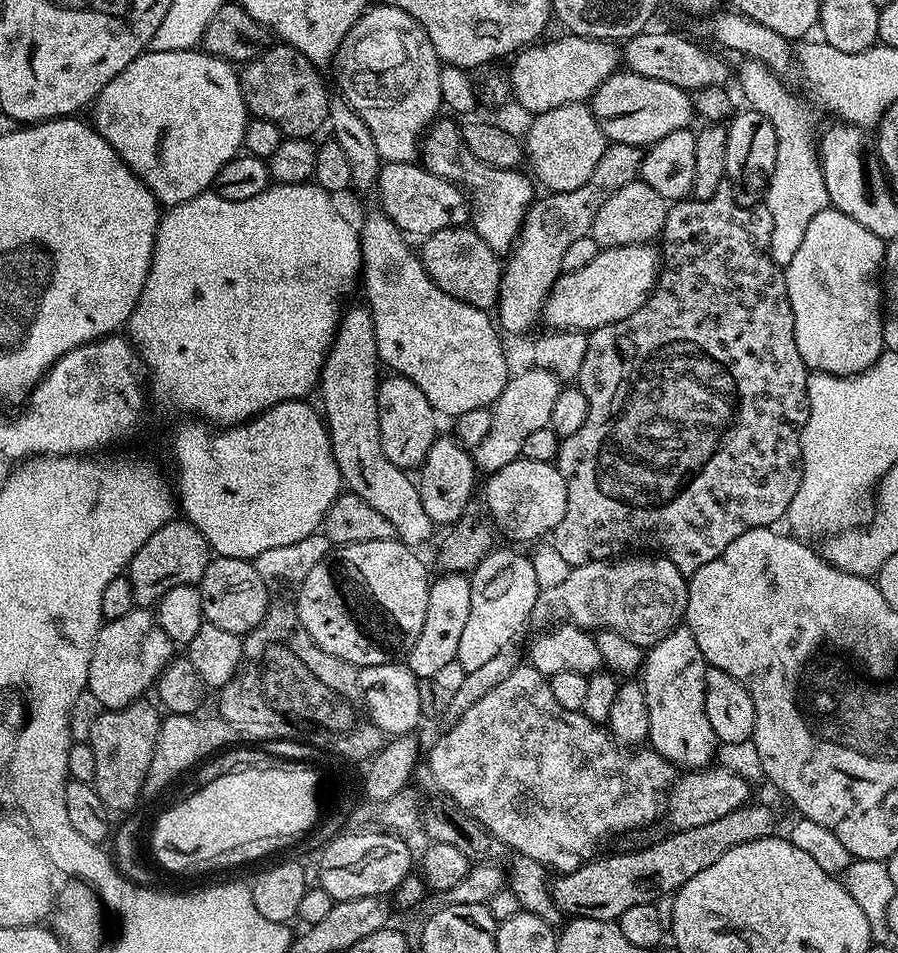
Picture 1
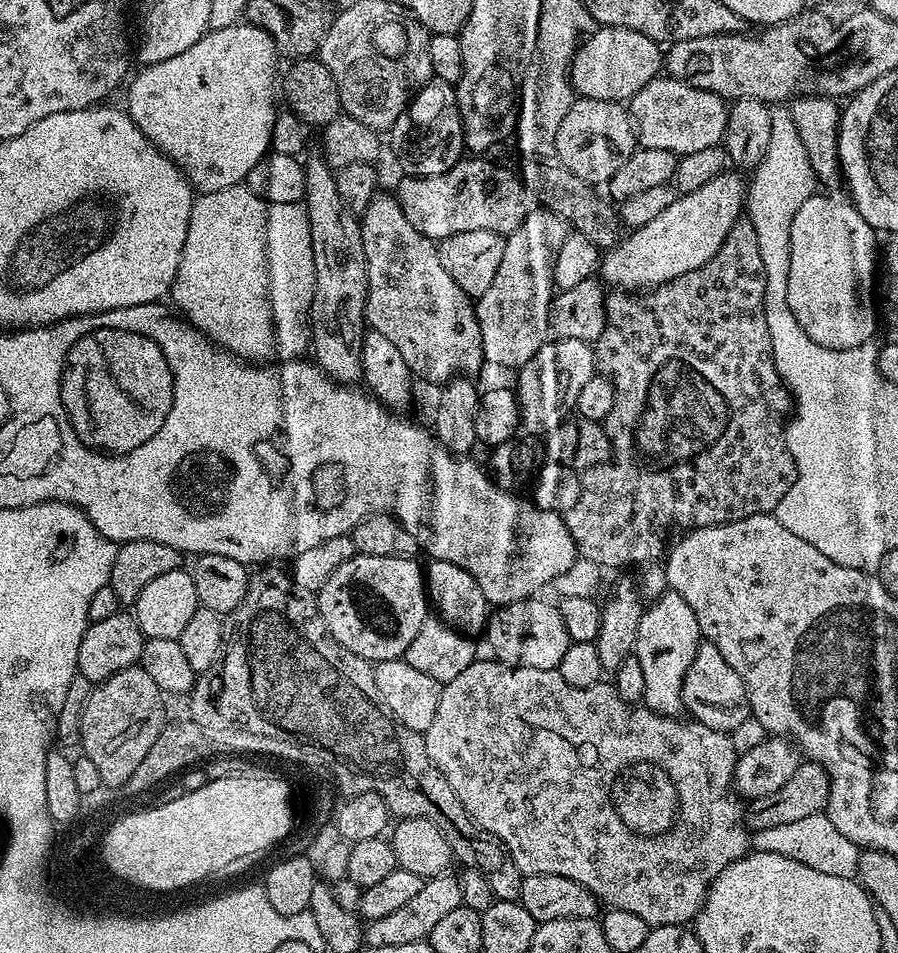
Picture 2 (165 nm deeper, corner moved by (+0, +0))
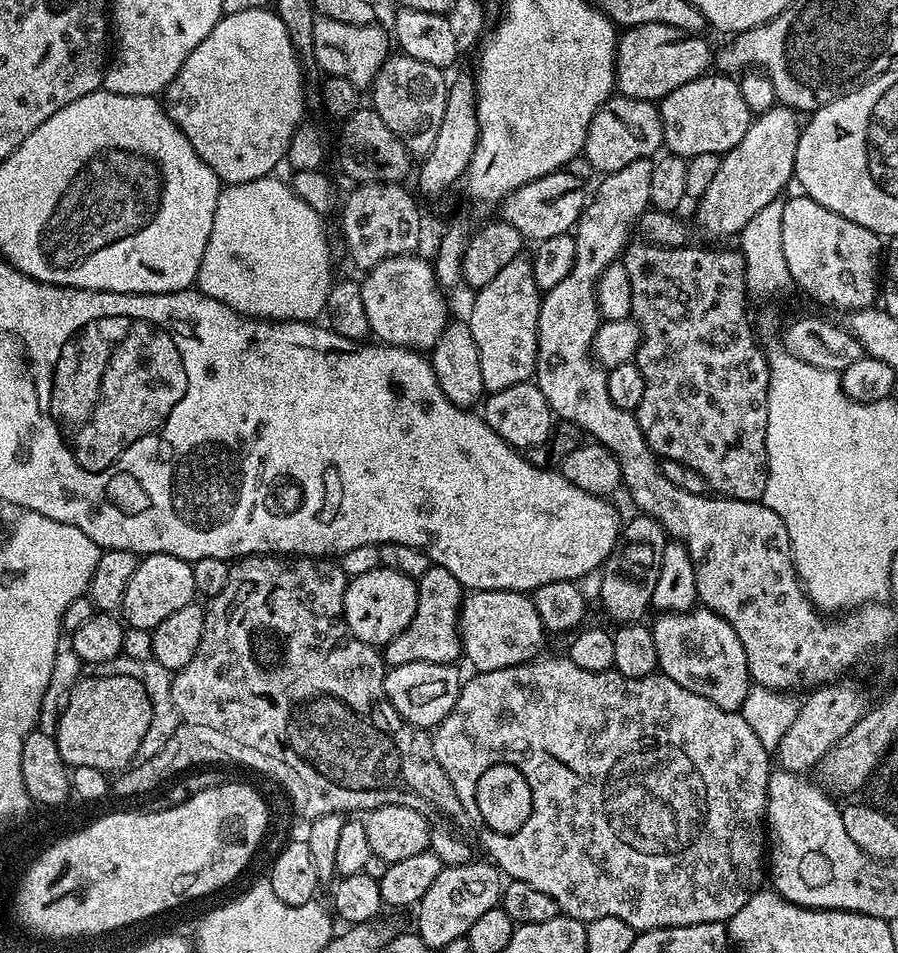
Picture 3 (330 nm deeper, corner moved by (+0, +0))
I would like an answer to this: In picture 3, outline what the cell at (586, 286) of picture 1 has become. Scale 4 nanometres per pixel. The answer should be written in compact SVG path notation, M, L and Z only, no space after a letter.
M783 106L759 113L753 119L752 124L746 130L746 138L742 138L742 142L738 142L738 146L734 146L729 152L723 153L710 186L706 186L706 194L702 194L695 205L695 208L697 207L695 223L698 228L698 223L700 223L701 230L709 232L712 236L735 237L746 226L746 222L750 222L750 218L758 214L758 210L770 206L770 202L781 199L780 191L788 183L790 185L793 183L796 170L796 151L802 127L801 121L798 122L796 119L798 119L797 113Z

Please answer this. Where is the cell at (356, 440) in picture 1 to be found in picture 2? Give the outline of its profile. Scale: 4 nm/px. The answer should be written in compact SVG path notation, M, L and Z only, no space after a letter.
M320 154L305 159L303 165L306 190L302 203L308 210L315 274L309 316L310 350L315 363L329 377L350 384L361 377L361 346L366 331L365 304L369 288L368 259L362 246L357 213L351 212L346 202L342 202L342 194L338 194L336 172Z

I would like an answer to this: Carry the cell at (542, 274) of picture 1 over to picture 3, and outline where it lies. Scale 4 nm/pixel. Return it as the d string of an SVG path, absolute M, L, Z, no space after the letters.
M521 254L508 263L486 286L475 293L476 301L472 304L472 313L466 316L470 334L478 346L478 363L482 365L482 382L485 393L506 390L506 386L518 386L531 381L536 371L536 351L538 350L538 314L542 293L534 282L534 270L531 259Z

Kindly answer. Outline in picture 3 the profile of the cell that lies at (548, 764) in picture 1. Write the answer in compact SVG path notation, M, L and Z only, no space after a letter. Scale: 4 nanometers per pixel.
M564 654L544 659L537 658L527 664L515 664L502 670L476 672L469 680L467 677L460 685L458 702L454 702L450 714L446 714L444 721L437 724L431 733L434 758L438 758L438 766L446 770L446 778L450 778L454 794L458 794L465 809L472 810L479 792L491 790L491 768L495 764L509 764L520 771L521 777L504 776L500 780L500 792L506 803L515 802L516 792L522 791L524 784L528 787L528 812L521 816L516 812L496 812L489 818L489 825L480 824L476 828L485 850L492 855L488 855L491 863L505 877L526 882L534 886L534 890L542 890L542 894L550 894L557 909L575 920L587 922L594 918L622 918L622 922L636 929L637 933L655 928L677 928L706 922L718 924L731 920L754 893L761 891L763 884L760 883L766 880L769 749L758 742L758 734L750 730L743 714L714 706L714 702L678 686L678 682L669 676L653 674L631 680L615 670L582 670L582 666L574 666L574 662Z

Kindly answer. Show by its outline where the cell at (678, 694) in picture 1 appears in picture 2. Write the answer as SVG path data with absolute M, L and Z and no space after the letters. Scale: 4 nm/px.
M671 590L664 591L651 603L652 605L649 603L645 607L640 619L634 653L638 662L642 662L642 674L646 681L642 704L651 712L679 717L685 711L682 682L686 678L686 670L690 670L690 662L694 662L694 654L702 643L698 618L694 618L694 610L686 606L686 598Z

